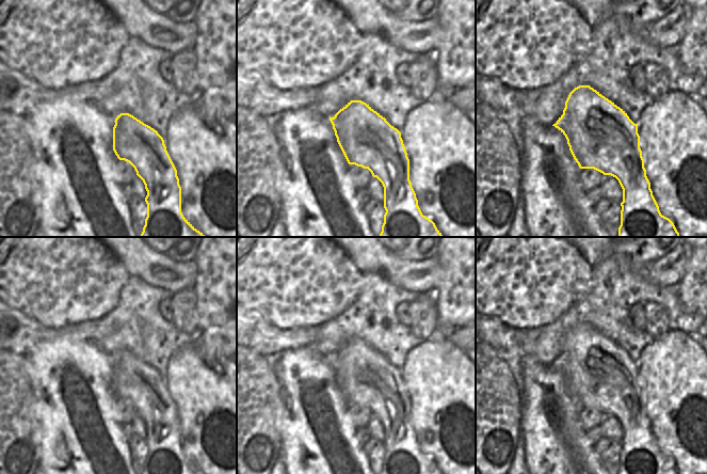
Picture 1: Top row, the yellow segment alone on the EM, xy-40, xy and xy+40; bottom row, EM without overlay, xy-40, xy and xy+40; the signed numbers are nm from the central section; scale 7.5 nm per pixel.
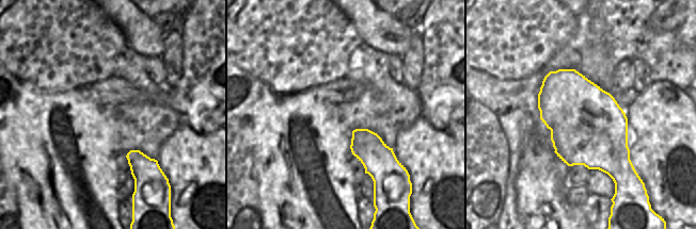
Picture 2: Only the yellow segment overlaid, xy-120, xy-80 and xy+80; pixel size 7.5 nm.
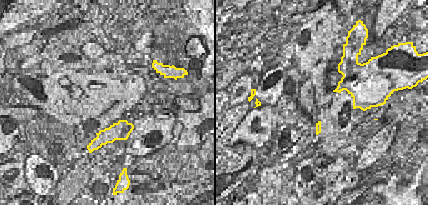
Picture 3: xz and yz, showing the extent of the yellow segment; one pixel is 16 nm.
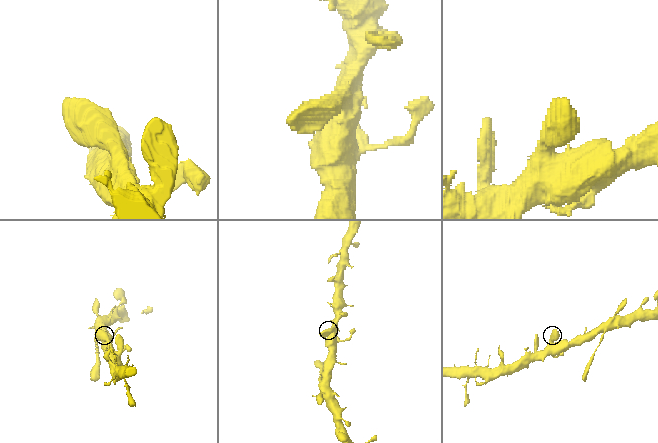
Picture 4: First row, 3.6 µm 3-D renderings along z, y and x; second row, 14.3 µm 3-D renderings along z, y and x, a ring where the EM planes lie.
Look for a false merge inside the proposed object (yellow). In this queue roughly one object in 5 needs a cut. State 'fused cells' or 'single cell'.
single cell

